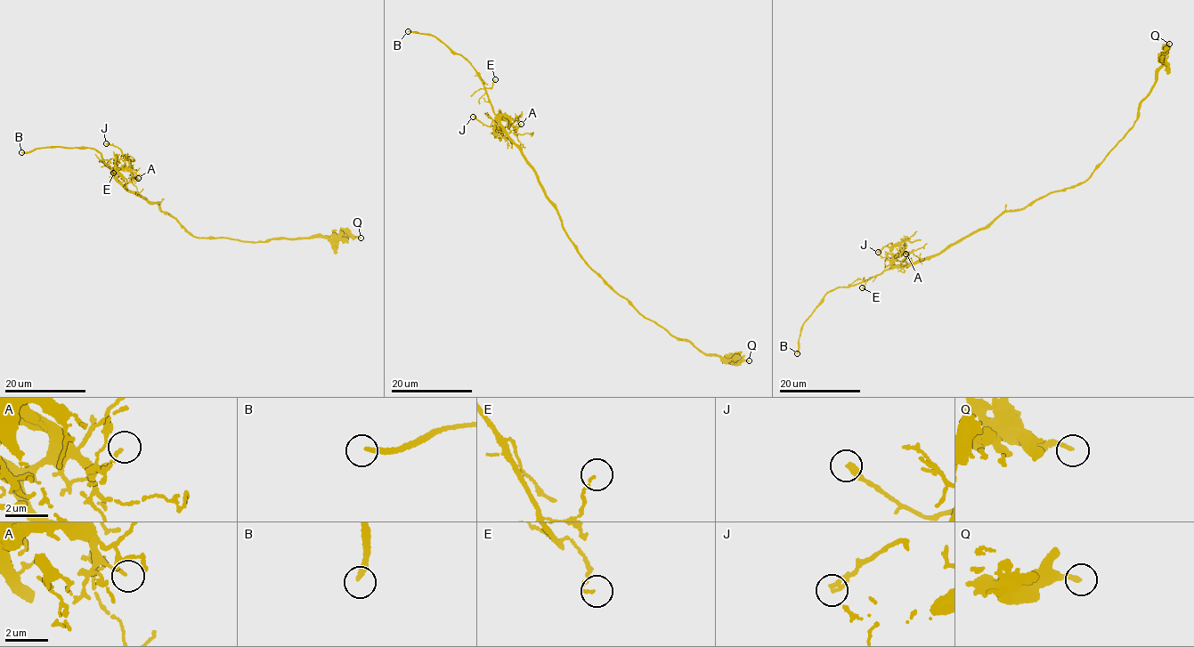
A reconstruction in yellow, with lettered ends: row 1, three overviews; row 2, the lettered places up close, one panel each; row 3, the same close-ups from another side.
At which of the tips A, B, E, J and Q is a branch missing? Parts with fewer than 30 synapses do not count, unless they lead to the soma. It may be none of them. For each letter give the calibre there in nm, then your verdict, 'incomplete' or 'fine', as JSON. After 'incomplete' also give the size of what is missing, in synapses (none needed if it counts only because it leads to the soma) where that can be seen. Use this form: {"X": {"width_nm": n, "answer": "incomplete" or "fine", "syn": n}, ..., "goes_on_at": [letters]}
{"A": {"width_nm": 110, "answer": "fine"}, "B": {"width_nm": 200, "answer": "incomplete"}, "E": {"width_nm": 80, "answer": "fine"}, "J": {"width_nm": 170, "answer": "fine"}, "Q": {"width_nm": 200, "answer": "fine"}, "goes_on_at": ["B"]}

